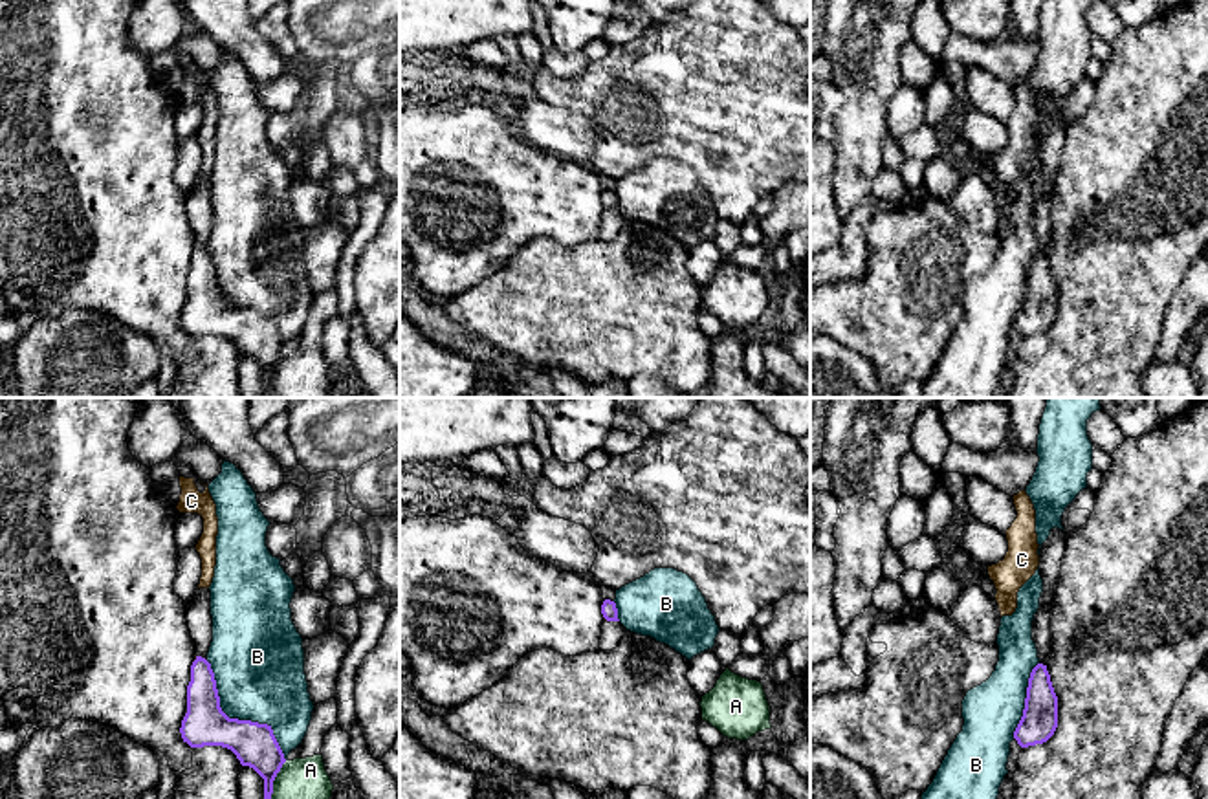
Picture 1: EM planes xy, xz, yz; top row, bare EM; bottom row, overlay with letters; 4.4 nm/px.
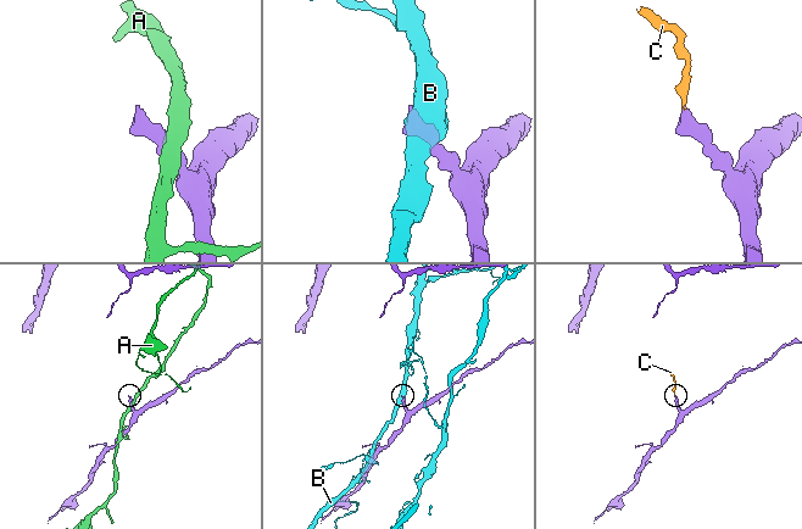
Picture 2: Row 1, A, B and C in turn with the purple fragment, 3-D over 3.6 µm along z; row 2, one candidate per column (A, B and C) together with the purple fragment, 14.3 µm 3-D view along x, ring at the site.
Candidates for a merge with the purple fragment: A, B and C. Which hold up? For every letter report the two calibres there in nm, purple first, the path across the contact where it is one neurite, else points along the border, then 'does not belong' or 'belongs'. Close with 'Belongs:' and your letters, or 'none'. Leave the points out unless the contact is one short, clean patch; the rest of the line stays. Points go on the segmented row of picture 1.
A: calibres 190 and 180 nm; does not belong
B: calibres 190 and 400 nm; does not belong
C: calibres 160 and 20 nm; way xy (204, 715), (202, 675), (195, 660), (195, 655); belongs
Belongs: C

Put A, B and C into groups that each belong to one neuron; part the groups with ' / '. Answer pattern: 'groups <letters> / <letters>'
groups A / B / C

